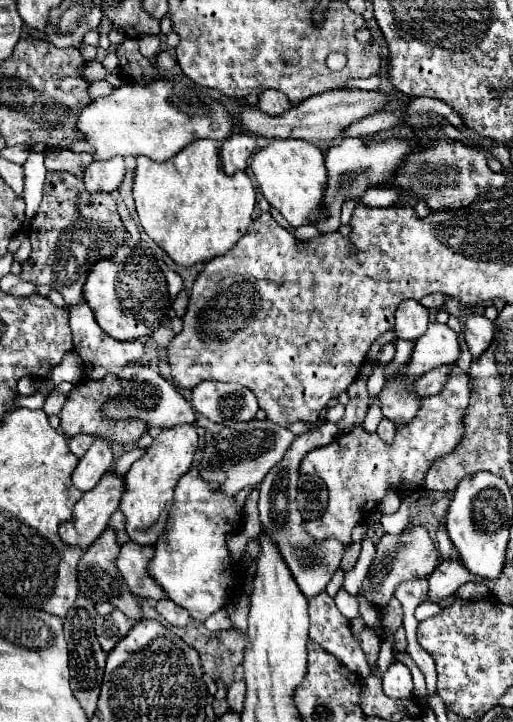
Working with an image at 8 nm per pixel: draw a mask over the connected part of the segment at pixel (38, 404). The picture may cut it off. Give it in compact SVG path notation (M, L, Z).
M36 392L35 395L29 395L29 397L21 397L17 399L17 407L31 407L31 409L41 409L43 407L43 401L47 397L47 393Z

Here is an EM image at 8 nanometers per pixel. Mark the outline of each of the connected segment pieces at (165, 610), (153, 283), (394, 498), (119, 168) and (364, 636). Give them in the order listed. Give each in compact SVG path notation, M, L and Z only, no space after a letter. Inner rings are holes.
M165 599L165 601L157 601L155 605L157 613L171 625L177 625L177 627L185 627L191 617L187 615L187 611L183 611L183 607L179 607L177 603L171 603L171 599Z
M133 243L119 245L111 259L101 259L91 267L91 275L87 275L87 283L83 287L83 297L93 309L99 327L119 341L135 341L151 335L157 327L167 323L171 313L167 281L155 255Z
M397 493L387 495L387 499L383 499L383 503L379 505L381 513L397 513L397 509L399 509L399 495Z
M113 157L109 161L93 161L85 171L85 189L89 193L113 193L119 189L125 175L123 157Z
M365 627L365 629L363 629L359 635L357 635L357 641L359 641L359 645L361 645L363 653L367 655L367 661L369 661L369 663L371 663L371 667L375 669L375 667L377 667L379 645L381 645L381 639L379 639L379 635L377 635L373 629Z

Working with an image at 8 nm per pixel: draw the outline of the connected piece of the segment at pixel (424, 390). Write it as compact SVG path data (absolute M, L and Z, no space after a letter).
M437 367L437 369L431 369L427 375L423 375L423 377L419 377L419 379L415 381L417 395L419 395L419 397L437 395L437 393L445 387L449 375L451 375L451 367Z

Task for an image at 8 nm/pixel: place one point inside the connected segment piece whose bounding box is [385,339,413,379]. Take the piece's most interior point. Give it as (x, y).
(403, 349)

